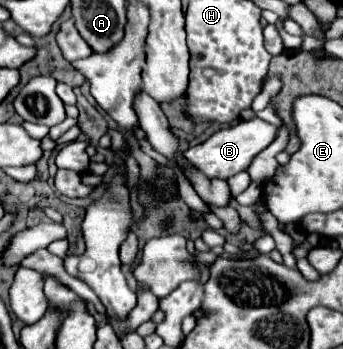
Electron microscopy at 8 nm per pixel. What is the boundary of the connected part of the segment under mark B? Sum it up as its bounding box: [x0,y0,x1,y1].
[184,118,278,180]

